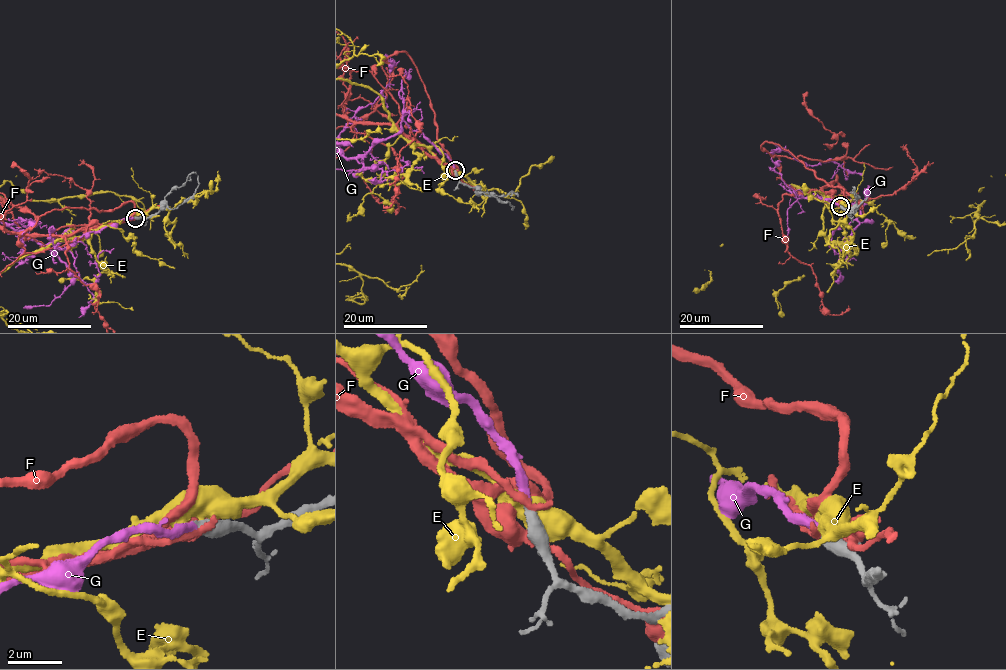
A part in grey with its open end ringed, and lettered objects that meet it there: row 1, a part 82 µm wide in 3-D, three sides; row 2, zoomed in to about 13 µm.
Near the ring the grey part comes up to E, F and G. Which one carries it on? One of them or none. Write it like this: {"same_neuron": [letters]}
{"same_neuron": ["G"]}

